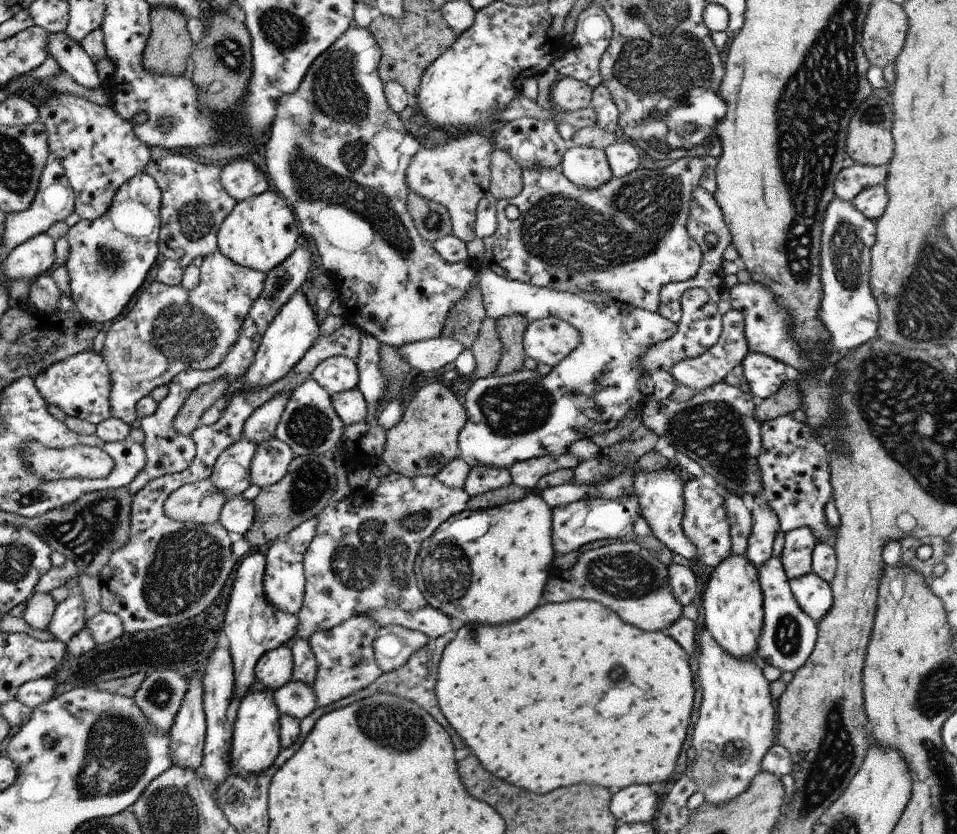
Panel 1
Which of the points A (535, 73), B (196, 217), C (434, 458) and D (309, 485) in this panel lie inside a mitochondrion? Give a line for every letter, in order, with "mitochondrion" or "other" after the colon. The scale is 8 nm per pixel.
A: other
B: mitochondrion
C: mitochondrion
D: mitochondrion

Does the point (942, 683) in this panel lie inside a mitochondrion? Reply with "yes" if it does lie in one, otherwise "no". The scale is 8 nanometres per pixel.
yes

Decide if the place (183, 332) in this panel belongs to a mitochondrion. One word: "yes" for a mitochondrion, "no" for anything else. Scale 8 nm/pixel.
yes

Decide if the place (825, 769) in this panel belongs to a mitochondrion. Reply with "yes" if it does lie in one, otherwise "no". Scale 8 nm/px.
yes

